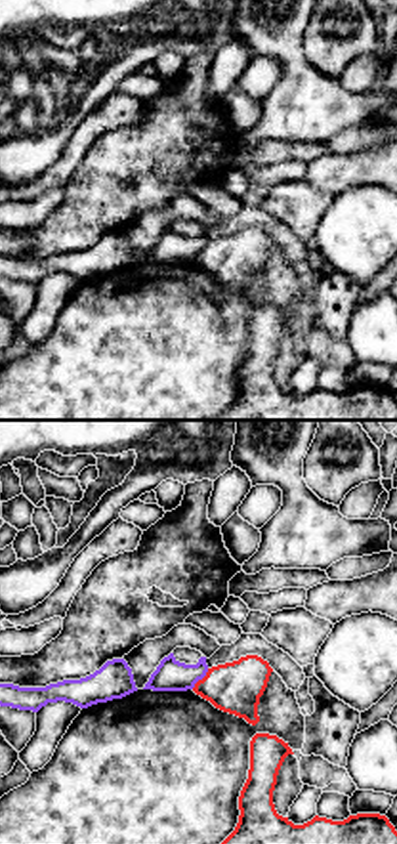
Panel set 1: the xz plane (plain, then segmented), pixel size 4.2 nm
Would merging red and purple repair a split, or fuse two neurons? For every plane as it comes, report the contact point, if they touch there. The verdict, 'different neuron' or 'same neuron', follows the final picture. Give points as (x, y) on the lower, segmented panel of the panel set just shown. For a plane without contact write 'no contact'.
contact (203, 678)

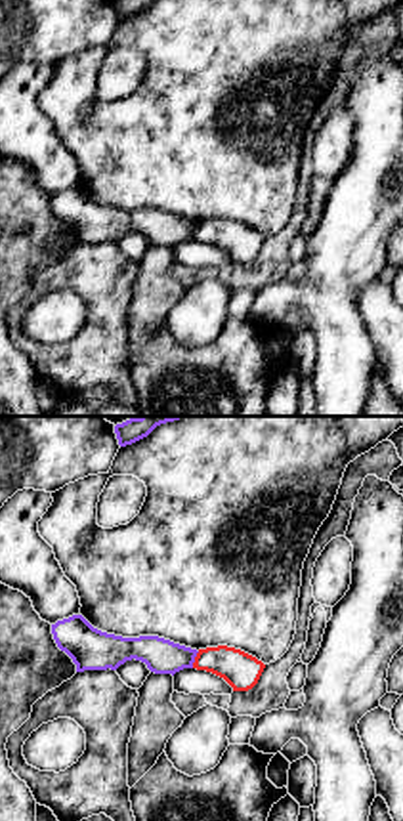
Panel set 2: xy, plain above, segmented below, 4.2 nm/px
contact (195, 659)

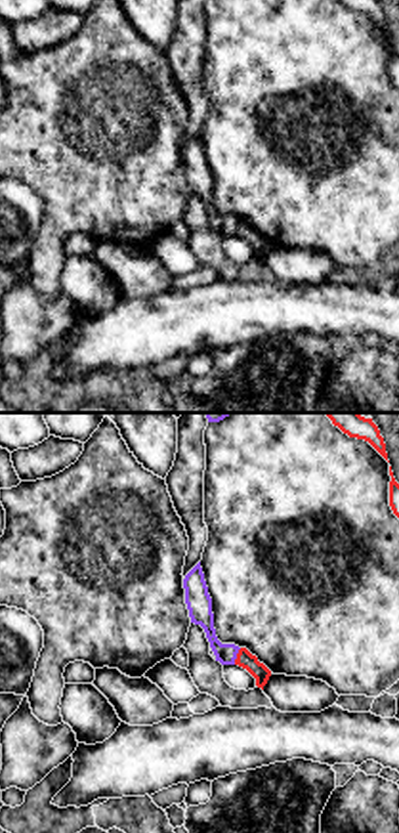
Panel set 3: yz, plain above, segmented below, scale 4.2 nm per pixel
contact (237, 656)

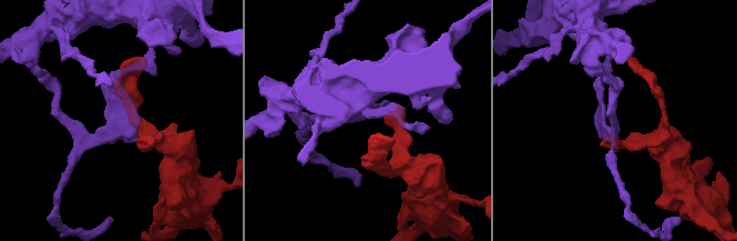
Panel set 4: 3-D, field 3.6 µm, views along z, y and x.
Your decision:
different neuron

